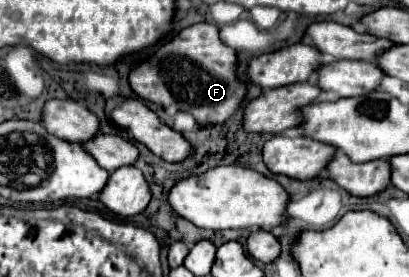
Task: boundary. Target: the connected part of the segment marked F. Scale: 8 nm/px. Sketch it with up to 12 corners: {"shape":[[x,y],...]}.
{"shape":[[196,23],[132,67],[136,95],[224,123],[246,95],[236,51]]}

